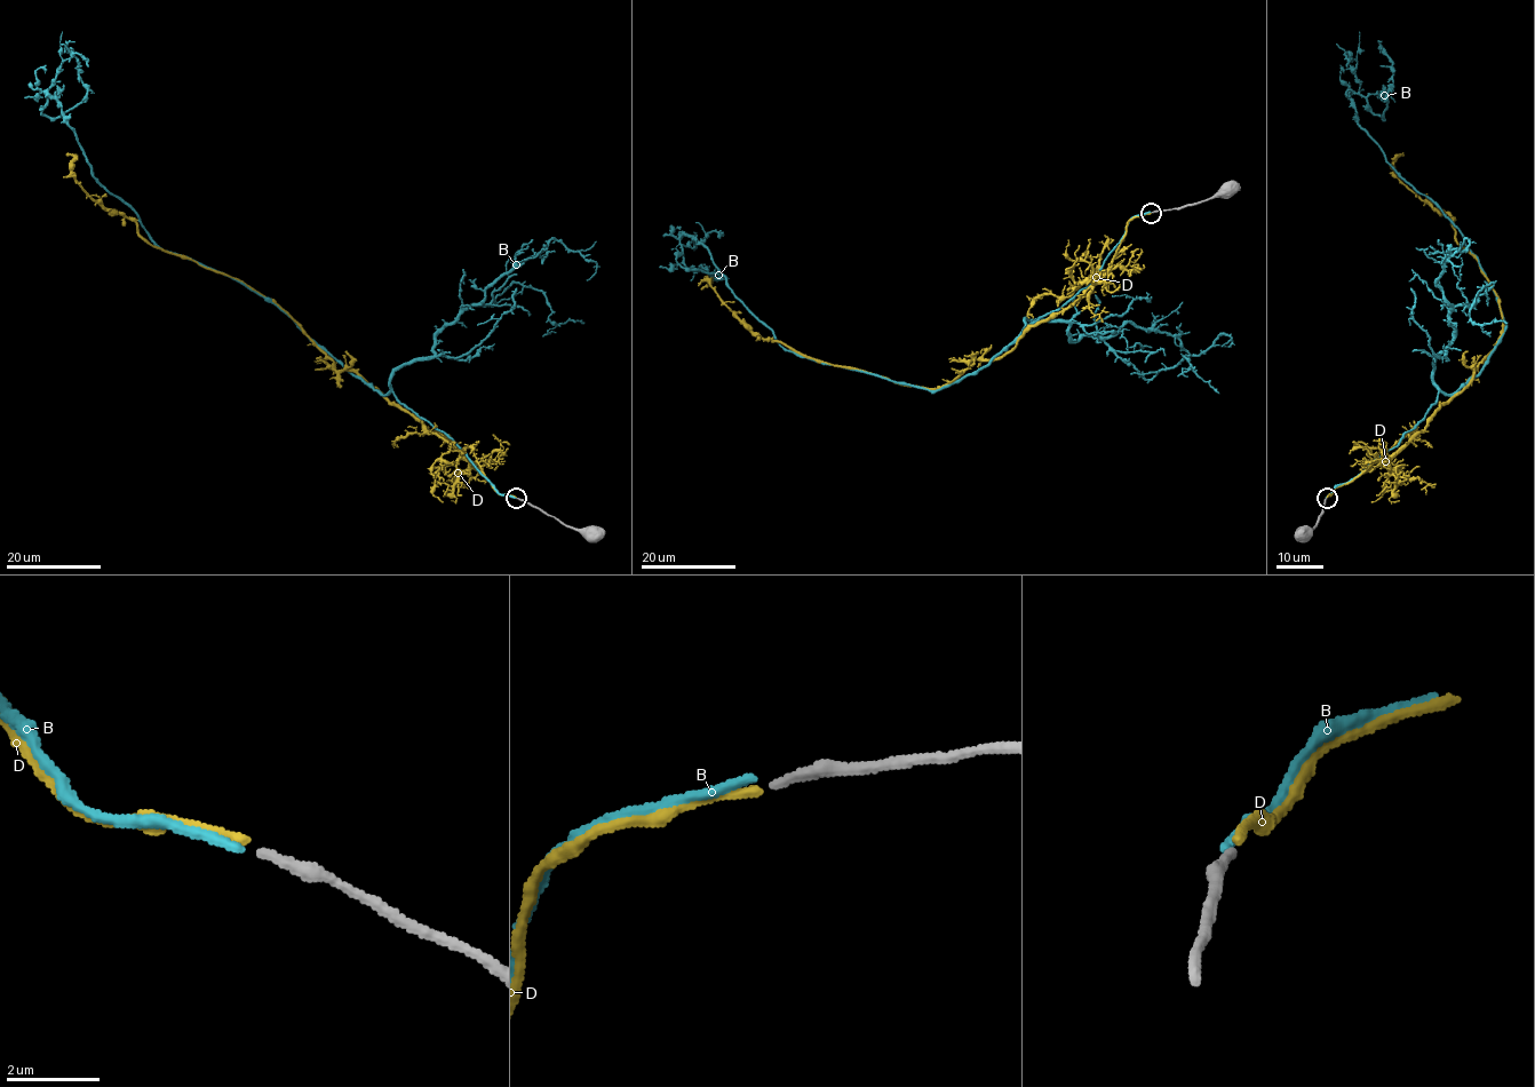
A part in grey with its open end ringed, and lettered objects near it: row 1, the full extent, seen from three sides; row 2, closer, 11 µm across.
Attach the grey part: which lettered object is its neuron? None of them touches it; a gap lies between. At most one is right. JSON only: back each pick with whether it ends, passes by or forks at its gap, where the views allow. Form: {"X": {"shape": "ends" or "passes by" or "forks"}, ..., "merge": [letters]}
{"B": {"shape": "ends"}, "merge": ["B"]}

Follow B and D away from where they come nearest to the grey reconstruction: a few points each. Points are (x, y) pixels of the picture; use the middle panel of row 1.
B: (1151, 212), (1129, 221), (1089, 285), (936, 391), (786, 349), (683, 235), (676, 261), (722, 275), (709, 266)
D: (1151, 212), (1128, 222), (1112, 268), (1088, 293), (937, 389), (802, 356), (757, 336), (708, 280), (700, 290)

